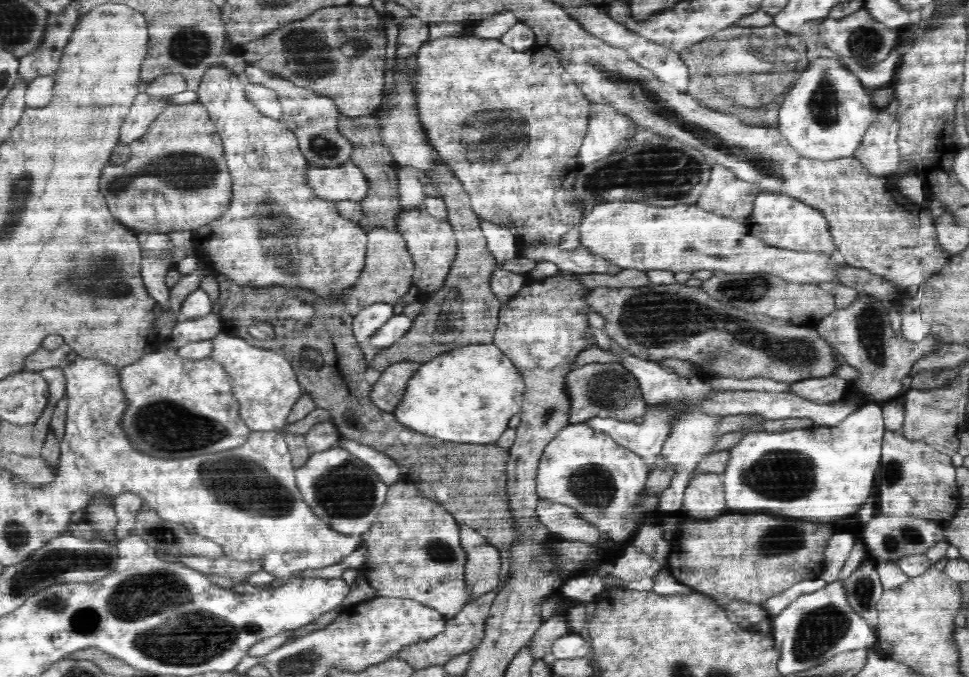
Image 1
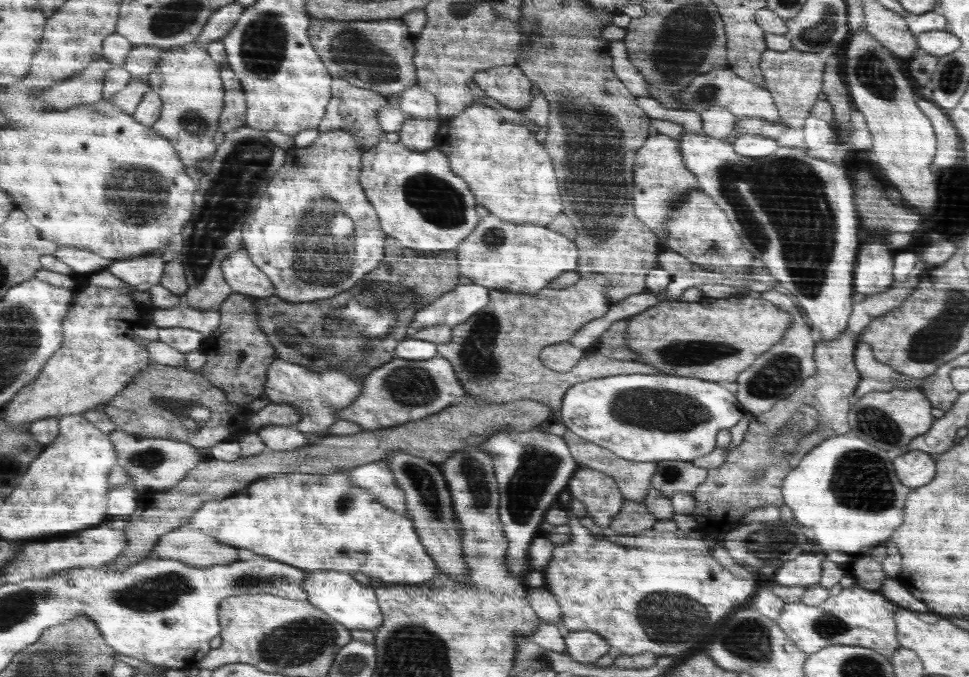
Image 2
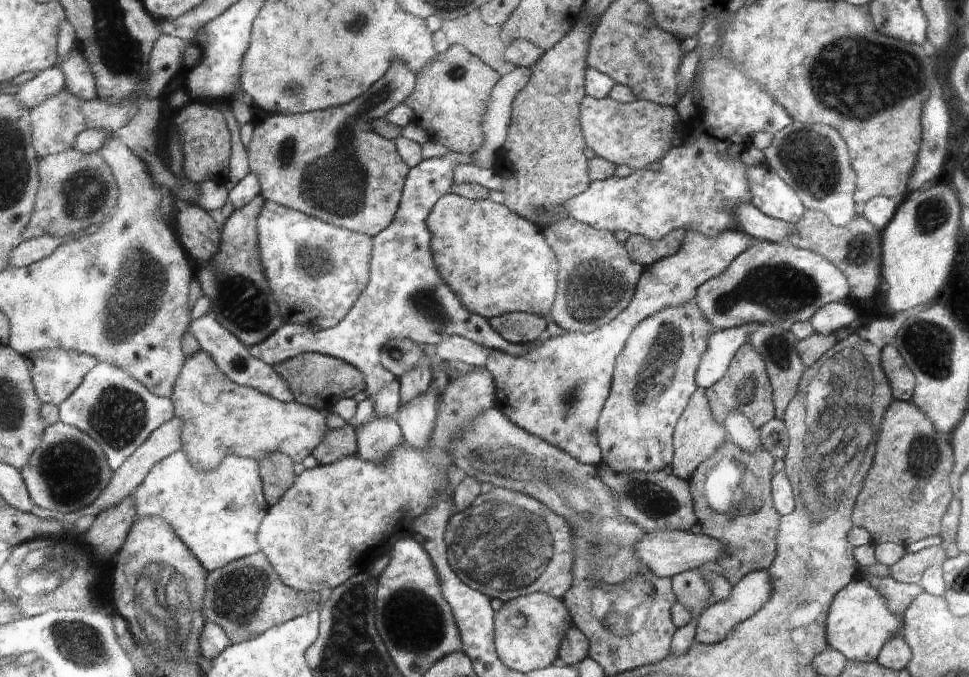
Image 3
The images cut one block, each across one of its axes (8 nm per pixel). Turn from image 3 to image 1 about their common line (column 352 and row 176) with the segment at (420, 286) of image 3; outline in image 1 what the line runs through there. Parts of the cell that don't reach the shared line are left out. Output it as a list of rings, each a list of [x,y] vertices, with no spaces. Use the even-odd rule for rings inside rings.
[[[351,161],[334,168],[309,163],[308,183],[322,200],[351,200],[361,203],[368,194],[366,175]]]

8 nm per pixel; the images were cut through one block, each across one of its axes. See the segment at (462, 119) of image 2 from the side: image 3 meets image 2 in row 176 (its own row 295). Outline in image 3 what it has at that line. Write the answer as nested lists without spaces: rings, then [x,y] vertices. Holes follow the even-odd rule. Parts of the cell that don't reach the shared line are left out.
[[[448,192],[431,210],[428,228],[433,236],[435,258],[440,254],[440,266],[444,266],[448,282],[452,282],[454,290],[464,294],[464,302],[468,302],[472,310],[480,310],[486,319],[502,312],[532,313],[549,318],[558,294],[559,263],[546,235],[536,224],[514,216],[514,212],[508,212],[508,207],[502,203],[490,199],[467,199]]]

